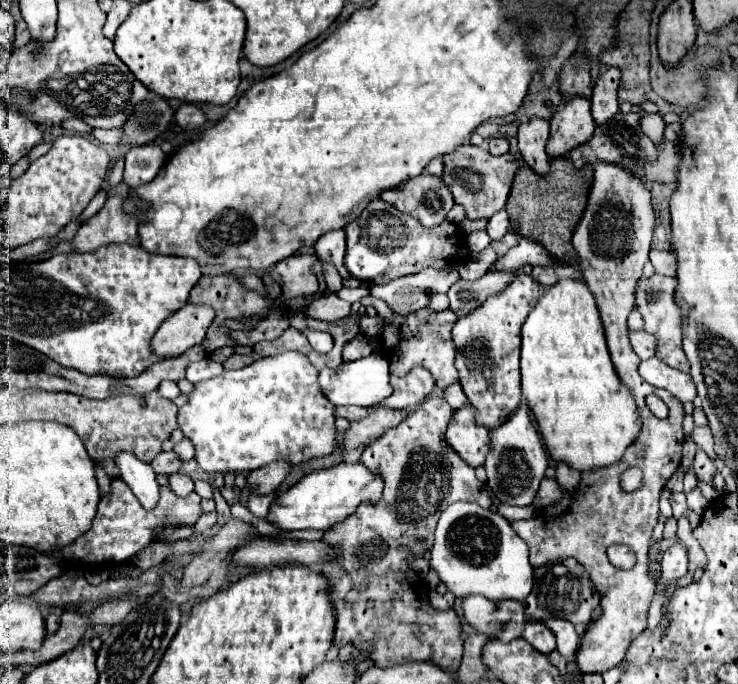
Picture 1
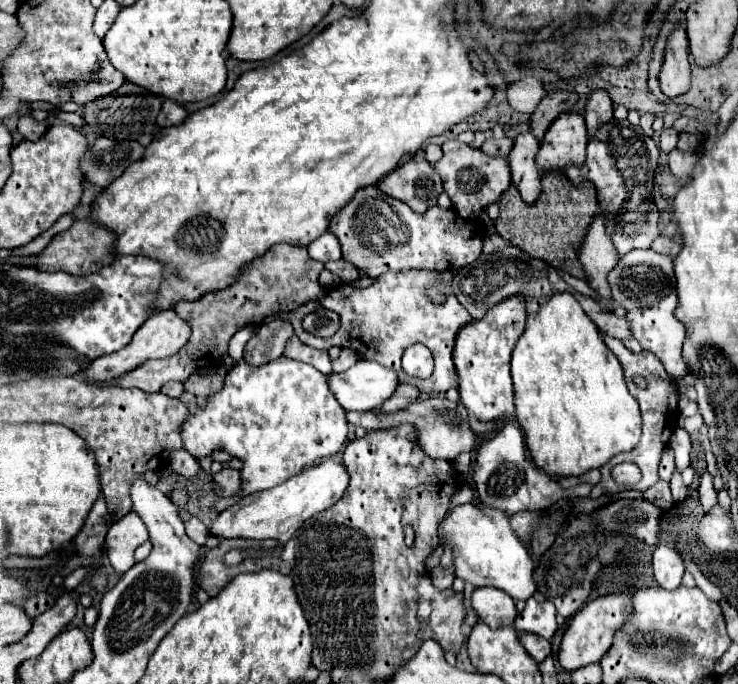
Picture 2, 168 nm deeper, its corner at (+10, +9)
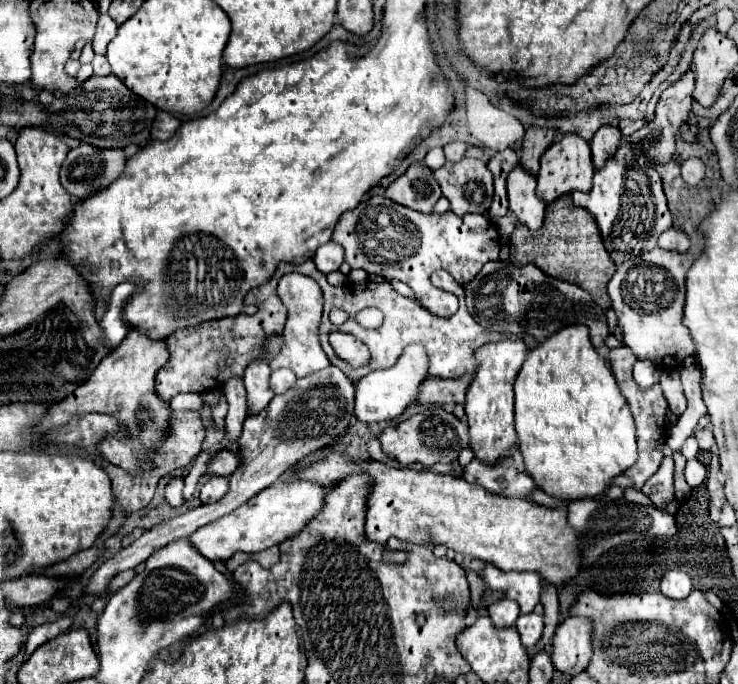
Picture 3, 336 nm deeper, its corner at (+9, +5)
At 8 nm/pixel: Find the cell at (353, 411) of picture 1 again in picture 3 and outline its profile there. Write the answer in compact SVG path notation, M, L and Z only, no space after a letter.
M437 407L423 409L417 415L393 427L387 427L379 439L383 453L401 465L421 463L425 467L433 467L435 463L453 463L459 457L459 453L465 447L469 447L467 423L457 419L453 413L447 413L445 409L437 409Z

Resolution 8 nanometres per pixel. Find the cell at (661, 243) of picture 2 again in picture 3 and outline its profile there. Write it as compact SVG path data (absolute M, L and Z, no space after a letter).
M671 227L669 231L665 231L661 237L659 237L659 247L663 249L669 249L669 251L679 251L679 253L687 253L691 243L687 239L687 235L675 227Z

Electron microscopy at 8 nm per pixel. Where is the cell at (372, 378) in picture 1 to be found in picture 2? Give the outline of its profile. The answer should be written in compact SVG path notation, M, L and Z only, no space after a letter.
M358 359L358 363L344 373L328 375L330 391L334 393L334 397L338 399L338 403L344 409L352 409L352 411L372 411L372 409L380 407L394 393L396 385L398 385L398 379L392 369L382 367L376 361L366 361L366 359Z

